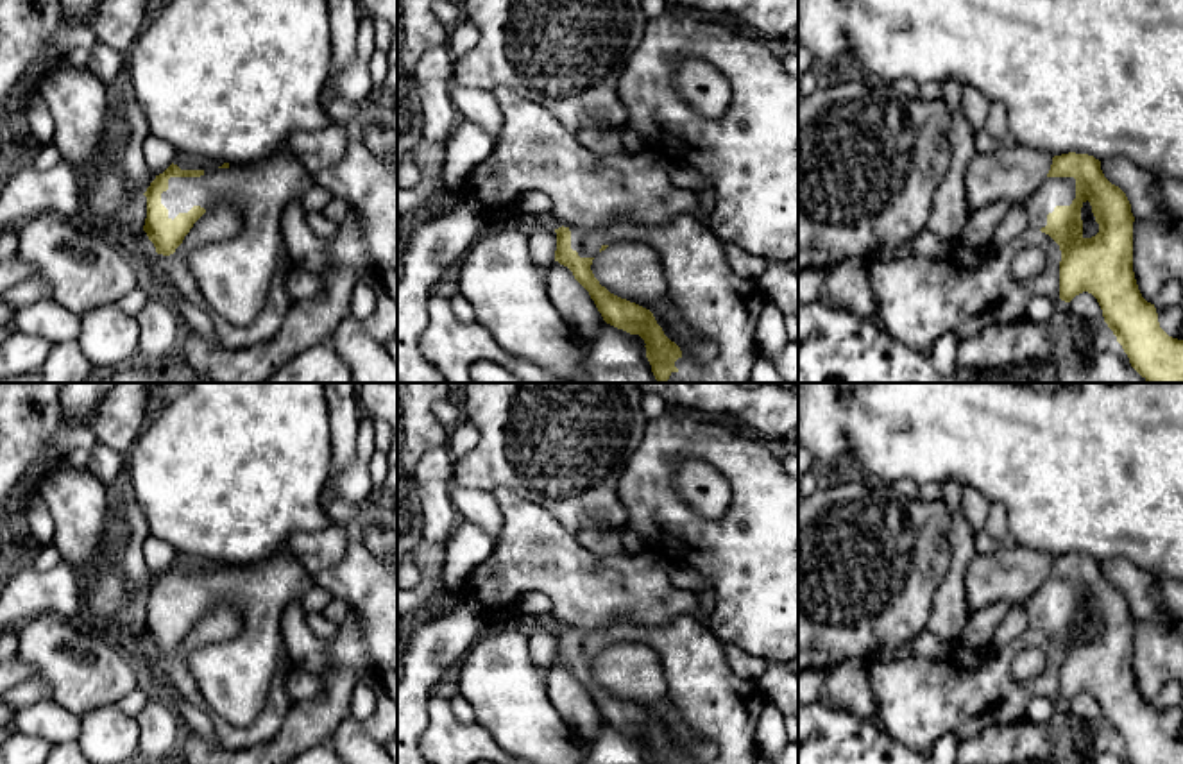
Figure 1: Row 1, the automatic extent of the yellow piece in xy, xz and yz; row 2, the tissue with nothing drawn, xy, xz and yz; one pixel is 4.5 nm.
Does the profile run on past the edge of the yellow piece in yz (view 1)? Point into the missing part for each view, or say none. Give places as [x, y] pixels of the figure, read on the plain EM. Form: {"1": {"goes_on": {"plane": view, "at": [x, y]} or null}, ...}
{"1": {"goes_on": {"plane": "yz", "at": [1053, 593]}}}

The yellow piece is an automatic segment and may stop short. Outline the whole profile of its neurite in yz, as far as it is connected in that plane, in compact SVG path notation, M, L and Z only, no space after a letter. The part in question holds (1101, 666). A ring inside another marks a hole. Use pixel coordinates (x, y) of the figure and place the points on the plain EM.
M1076 553L1054 556L1045 581L1024 610L1029 628L1060 646L1061 701L1092 694L1129 764L1183 764L1183 741L1160 728L1154 705L1138 691L1131 605L1104 578L1099 560ZM1086 601L1099 624L1099 633L1092 639L1083 637L1081 608Z

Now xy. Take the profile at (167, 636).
M277 549L265 562L249 565L224 564L206 573L181 571L172 564L163 574L156 576L143 594L147 598L143 632L157 655L170 657L209 608L222 599L236 601L243 610L240 633L227 642L193 649L186 662L206 700L208 712L234 728L247 728L267 703L279 662L288 658L283 614L292 601L301 601L313 585L313 574L306 573L288 549Z

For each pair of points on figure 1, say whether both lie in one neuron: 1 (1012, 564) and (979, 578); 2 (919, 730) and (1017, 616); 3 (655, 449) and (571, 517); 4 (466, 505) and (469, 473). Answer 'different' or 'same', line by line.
1: same
2: different
3: different
4: different

